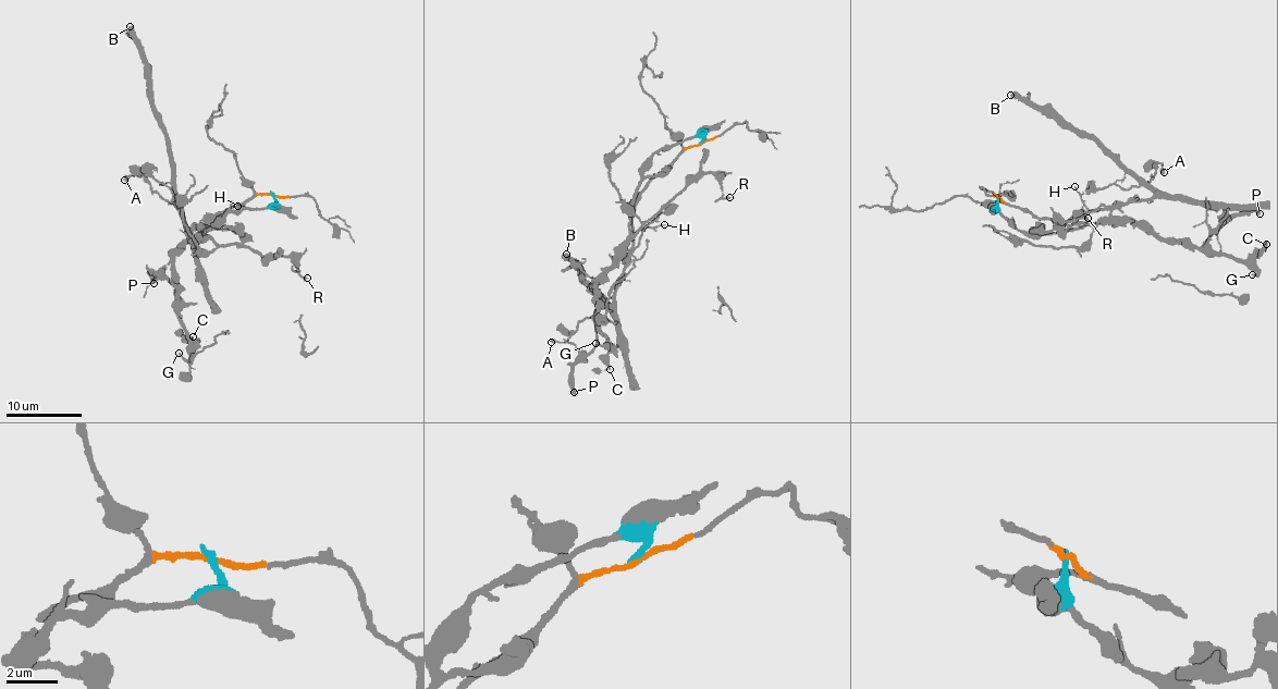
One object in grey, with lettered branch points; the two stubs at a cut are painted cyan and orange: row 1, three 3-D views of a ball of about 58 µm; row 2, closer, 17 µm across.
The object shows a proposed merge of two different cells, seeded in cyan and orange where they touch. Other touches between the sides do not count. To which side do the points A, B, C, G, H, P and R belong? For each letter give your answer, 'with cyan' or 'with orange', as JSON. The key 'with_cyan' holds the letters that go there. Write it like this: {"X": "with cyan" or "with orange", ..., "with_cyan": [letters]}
{"A": "with orange", "B": "with orange", "C": "with cyan", "G": "with cyan", "H": "with orange", "P": "with cyan", "R": "with cyan", "with_cyan": ["C", "G", "P", "R"]}

